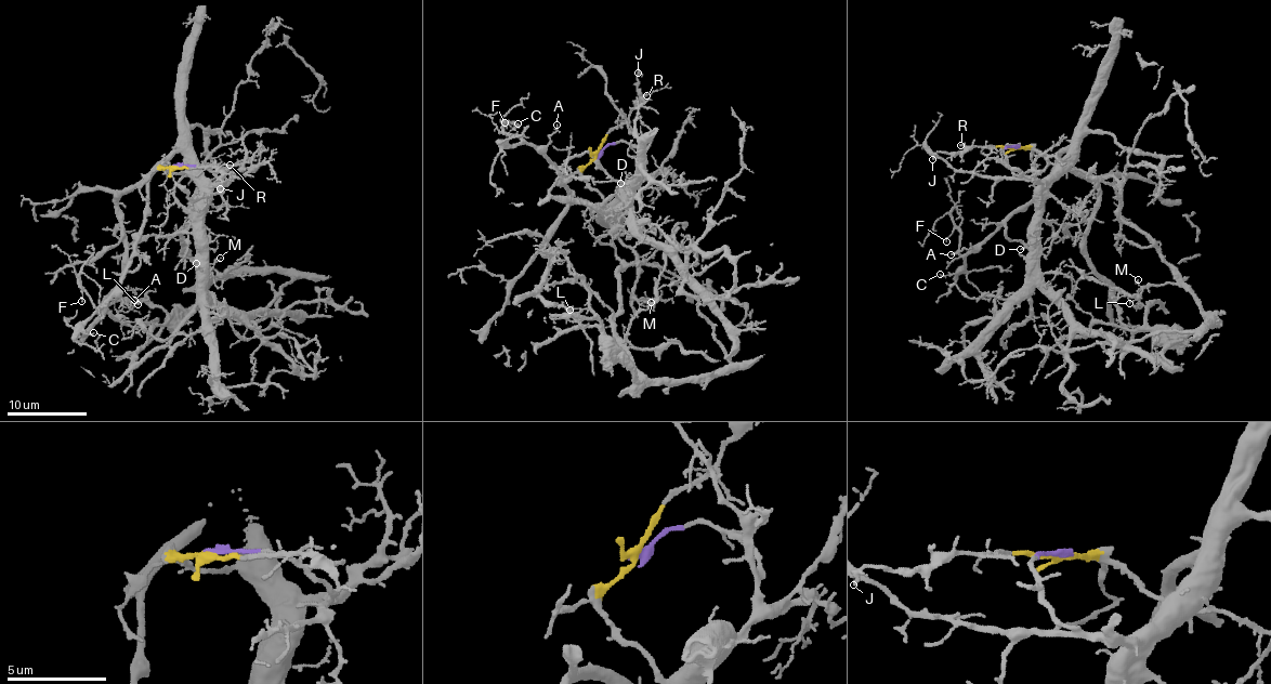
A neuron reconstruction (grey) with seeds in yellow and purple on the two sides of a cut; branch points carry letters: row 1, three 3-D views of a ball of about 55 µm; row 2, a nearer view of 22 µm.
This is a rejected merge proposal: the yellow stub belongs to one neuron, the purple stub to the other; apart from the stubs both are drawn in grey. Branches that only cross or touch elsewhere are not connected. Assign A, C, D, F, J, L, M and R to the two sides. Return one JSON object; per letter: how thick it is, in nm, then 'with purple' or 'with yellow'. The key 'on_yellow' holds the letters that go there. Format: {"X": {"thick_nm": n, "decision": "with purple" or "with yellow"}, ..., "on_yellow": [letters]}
{"A": {"thick_nm": 140, "decision": "with purple"}, "C": {"thick_nm": 60, "decision": "with purple"}, "D": {"thick_nm": 120, "decision": "with purple"}, "F": {"thick_nm": 110, "decision": "with purple"}, "J": {"thick_nm": 200, "decision": "with yellow"}, "L": {"thick_nm": 120, "decision": "with yellow"}, "M": {"thick_nm": 140, "decision": "with yellow"}, "R": {"thick_nm": 150, "decision": "with yellow"}, "on_yellow": ["J", "L", "M", "R"]}

